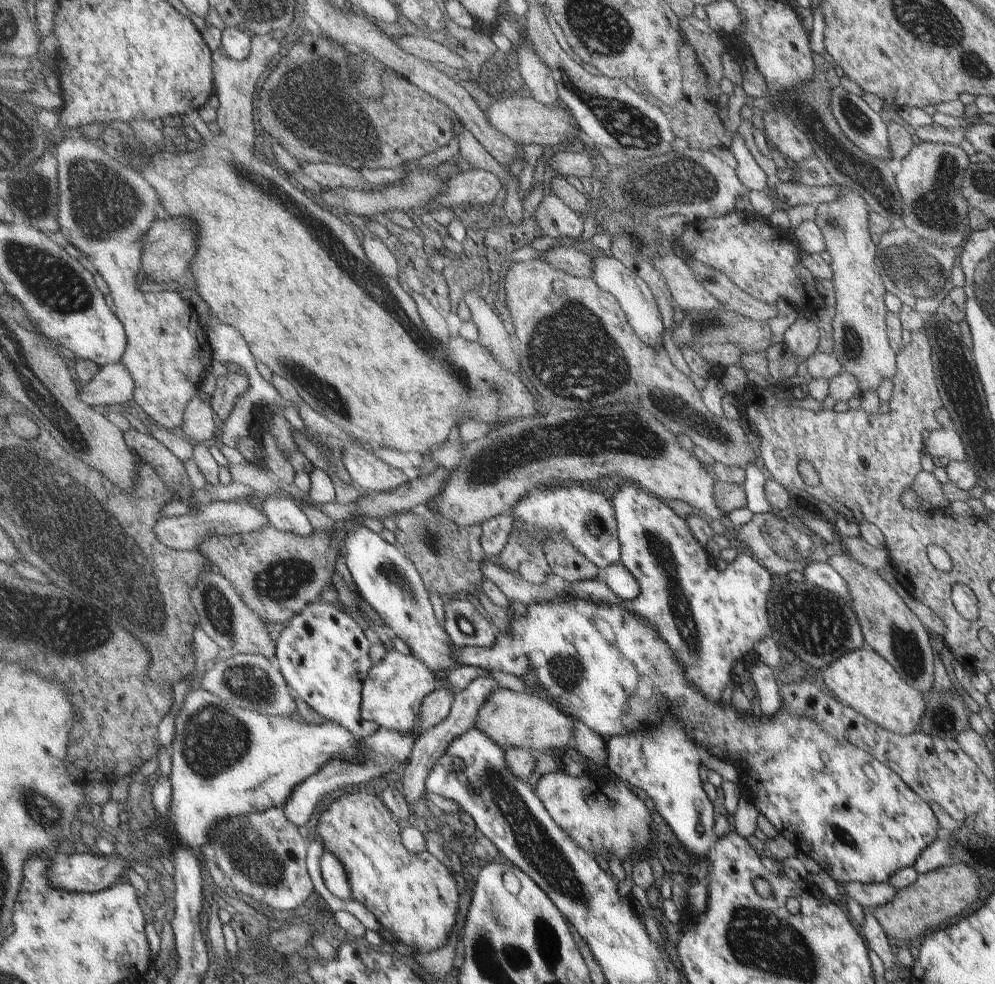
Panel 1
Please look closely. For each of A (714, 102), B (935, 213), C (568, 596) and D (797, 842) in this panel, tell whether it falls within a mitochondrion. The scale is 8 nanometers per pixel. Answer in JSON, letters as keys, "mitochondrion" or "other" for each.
{"A":"other","B":"mitochondrion","C":"other","D":"other"}

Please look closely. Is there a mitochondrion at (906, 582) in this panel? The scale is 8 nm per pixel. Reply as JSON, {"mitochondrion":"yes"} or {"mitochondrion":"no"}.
{"mitochondrion":"no"}

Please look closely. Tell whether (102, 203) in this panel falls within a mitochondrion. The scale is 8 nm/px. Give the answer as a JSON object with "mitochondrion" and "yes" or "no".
{"mitochondrion":"yes"}

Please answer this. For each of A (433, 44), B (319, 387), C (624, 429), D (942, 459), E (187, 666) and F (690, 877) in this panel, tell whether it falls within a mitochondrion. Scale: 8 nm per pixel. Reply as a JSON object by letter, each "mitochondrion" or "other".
{"A":"other","B":"mitochondrion","C":"mitochondrion","D":"other","E":"other","F":"other"}

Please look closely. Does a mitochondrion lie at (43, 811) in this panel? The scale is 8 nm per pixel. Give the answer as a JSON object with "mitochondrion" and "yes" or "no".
{"mitochondrion":"yes"}

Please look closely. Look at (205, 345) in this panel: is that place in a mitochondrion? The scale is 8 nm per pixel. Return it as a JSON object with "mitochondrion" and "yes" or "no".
{"mitochondrion":"no"}

